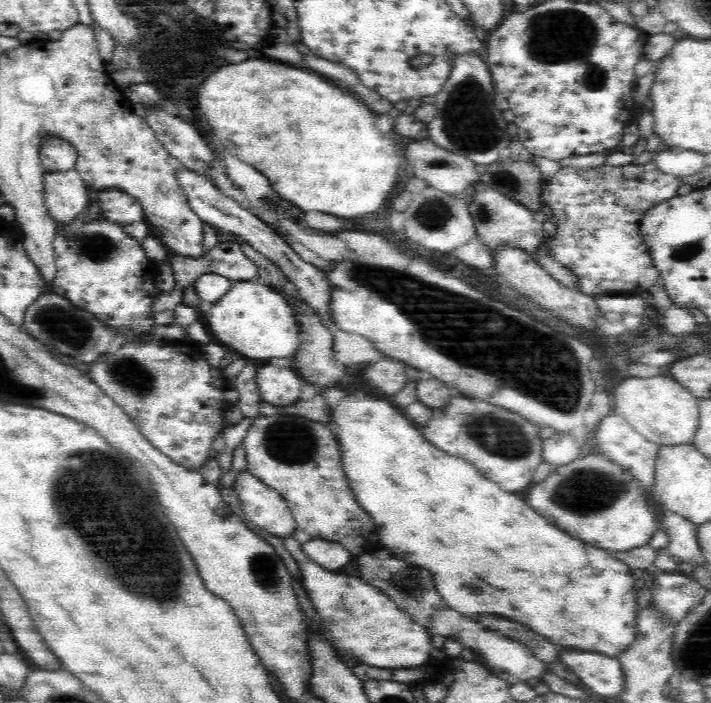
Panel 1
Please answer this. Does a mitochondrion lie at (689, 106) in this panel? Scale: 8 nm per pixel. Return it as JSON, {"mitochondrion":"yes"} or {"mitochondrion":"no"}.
{"mitochondrion":"no"}

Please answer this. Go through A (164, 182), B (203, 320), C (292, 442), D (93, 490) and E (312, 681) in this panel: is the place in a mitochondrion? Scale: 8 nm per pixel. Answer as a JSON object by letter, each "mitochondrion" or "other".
{"A":"other","B":"other","C":"mitochondrion","D":"mitochondrion","E":"other"}

